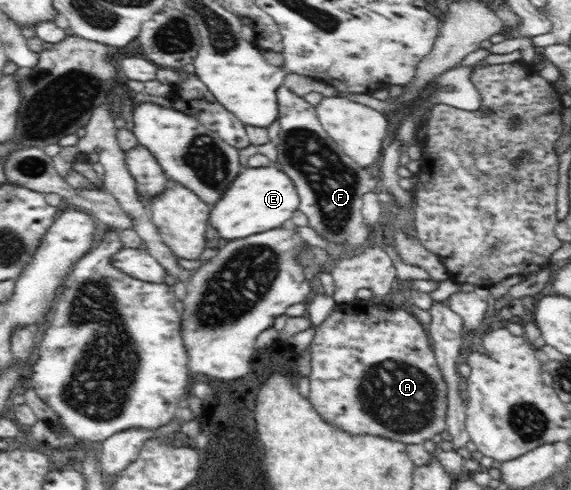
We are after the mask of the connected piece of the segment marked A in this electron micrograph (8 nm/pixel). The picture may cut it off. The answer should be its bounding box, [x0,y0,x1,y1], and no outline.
[310,299,448,444]

